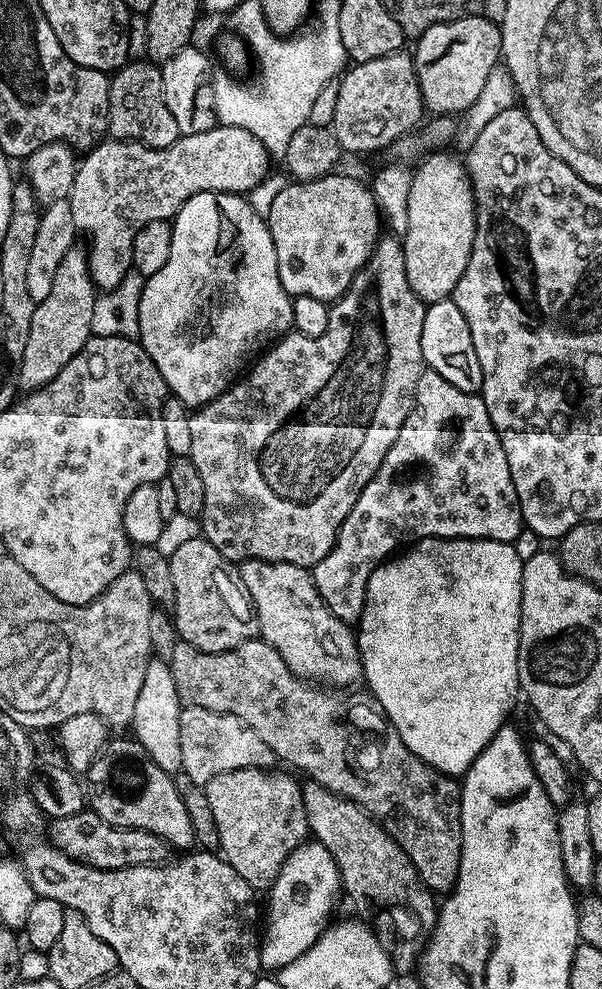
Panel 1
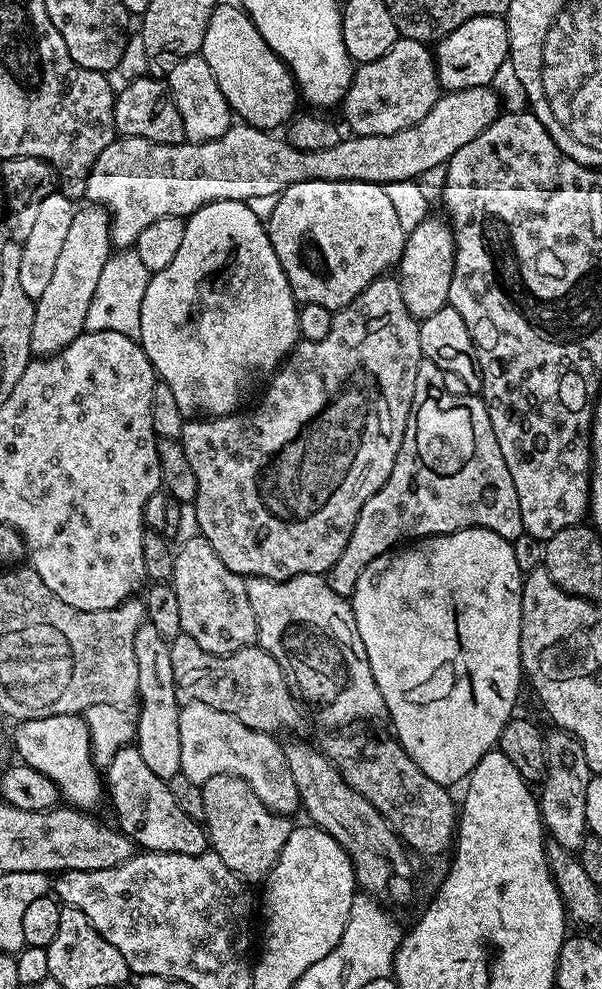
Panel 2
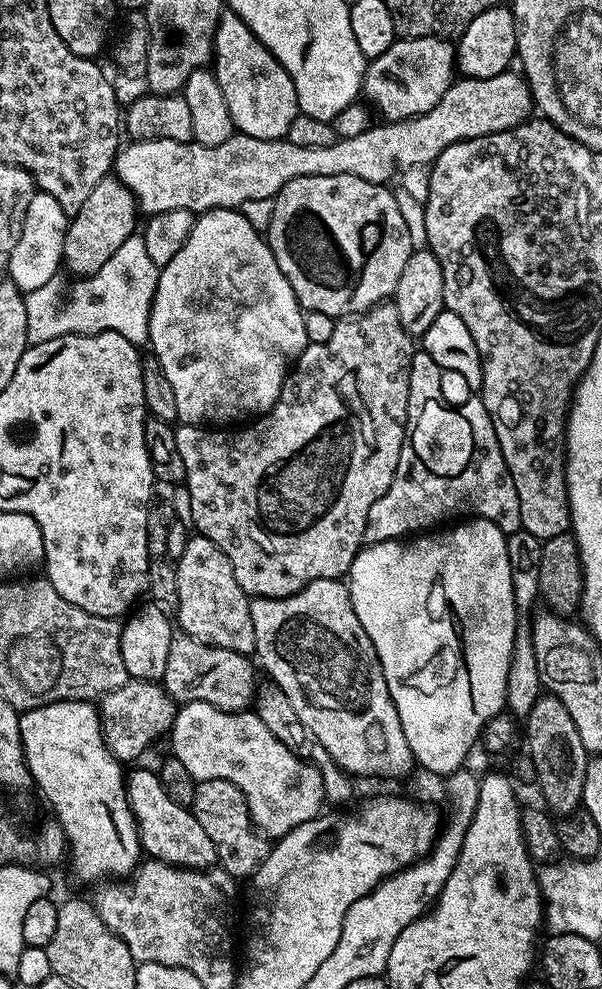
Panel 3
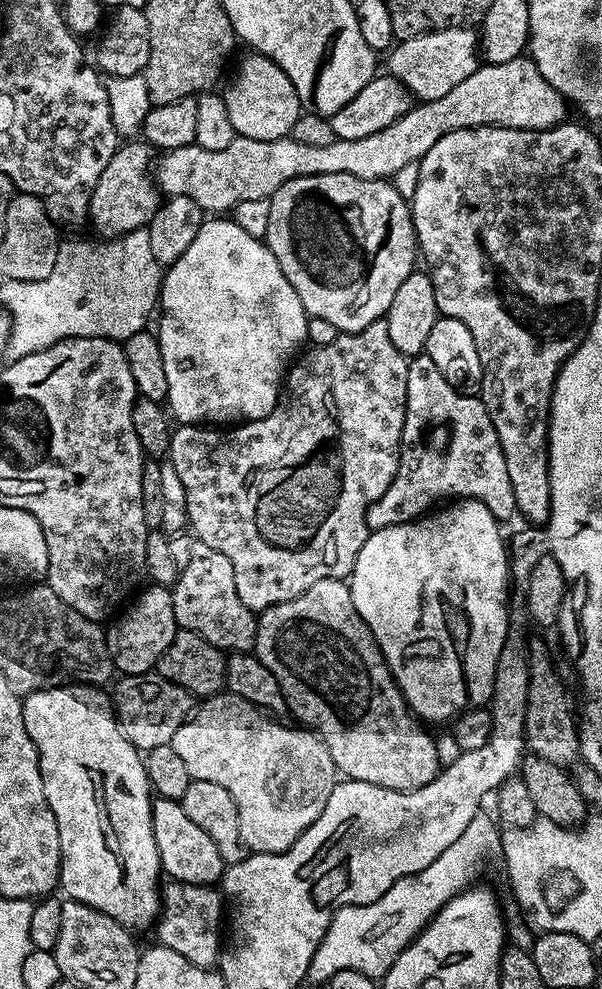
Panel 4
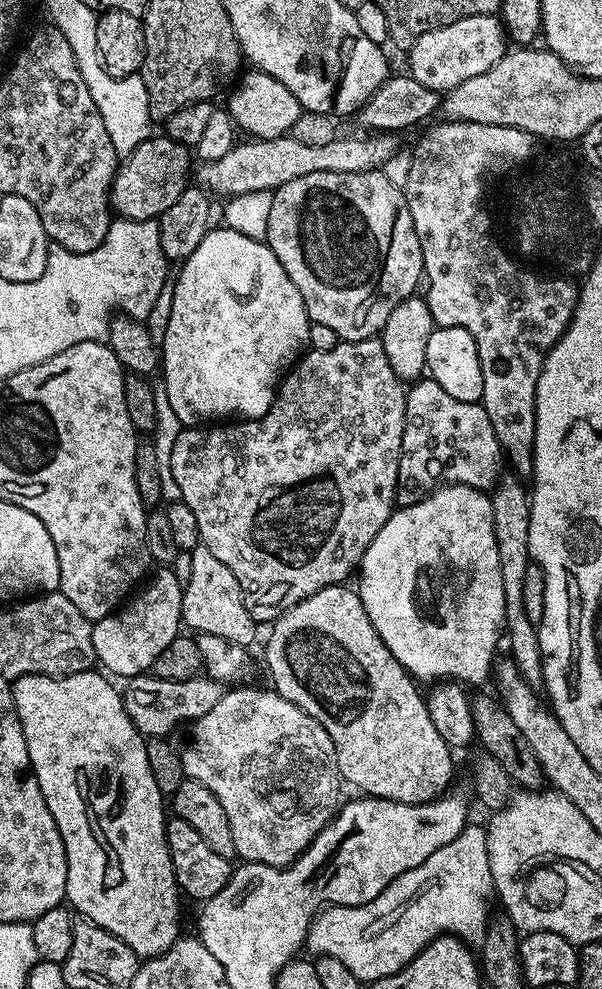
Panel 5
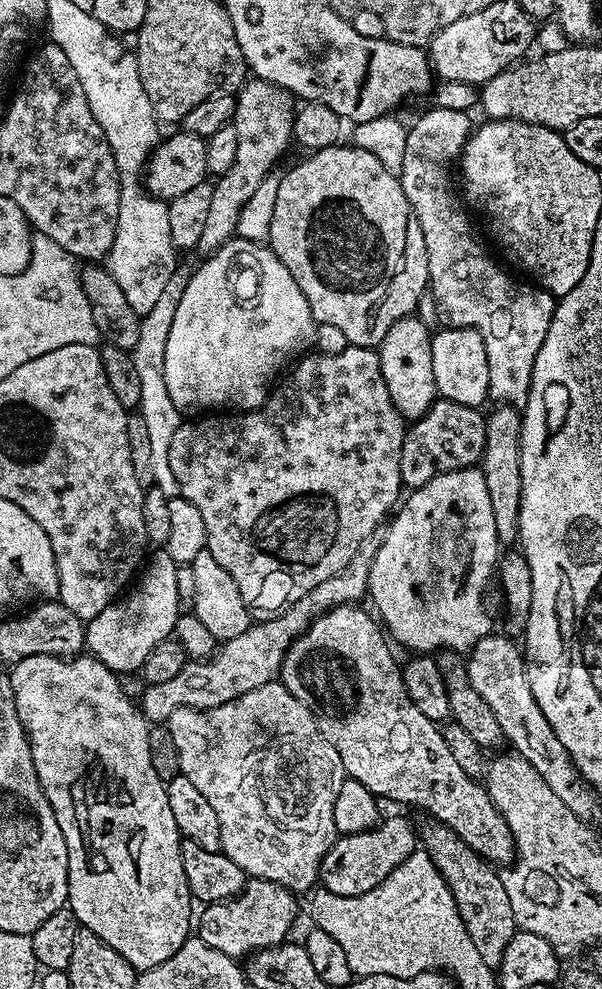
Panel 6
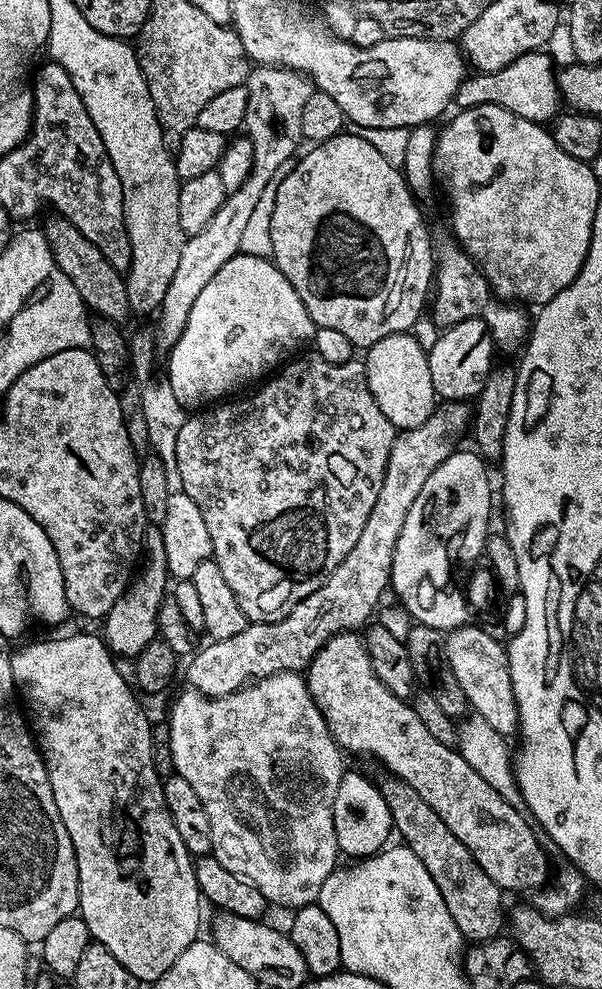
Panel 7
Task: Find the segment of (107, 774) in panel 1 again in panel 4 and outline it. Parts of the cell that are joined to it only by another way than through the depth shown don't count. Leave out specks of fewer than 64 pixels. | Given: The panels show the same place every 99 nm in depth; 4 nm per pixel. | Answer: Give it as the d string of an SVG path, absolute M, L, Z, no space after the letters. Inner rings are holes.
M156 798L152 801L152 826L154 842L158 846L158 858L165 877L181 880L184 884L216 886L223 881L226 856L218 850L214 838L197 826L182 810L180 801Z

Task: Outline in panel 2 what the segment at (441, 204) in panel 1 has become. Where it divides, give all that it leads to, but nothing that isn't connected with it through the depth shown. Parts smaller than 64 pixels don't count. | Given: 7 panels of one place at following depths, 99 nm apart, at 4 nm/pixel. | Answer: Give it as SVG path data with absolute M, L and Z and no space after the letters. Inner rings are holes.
M435 214L429 215L416 230L406 236L404 252L398 265L398 279L402 290L402 302L406 302L406 310L410 310L417 322L449 307L448 295L450 278L454 278L455 253L451 227L443 219L440 221Z

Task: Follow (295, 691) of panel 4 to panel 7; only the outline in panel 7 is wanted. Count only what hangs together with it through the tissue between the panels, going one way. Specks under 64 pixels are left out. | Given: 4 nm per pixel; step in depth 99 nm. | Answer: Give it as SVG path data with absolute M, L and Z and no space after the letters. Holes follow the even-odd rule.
M345 630L328 639L318 650L316 657L308 663L306 679L310 694L322 718L327 722L330 734L341 749L348 754L361 752L364 756L372 755L388 767L385 769L391 775L414 786L414 790L418 790L418 794L422 794L422 798L426 798L428 805L436 811L438 818L442 818L442 822L446 822L446 826L454 830L454 838L458 838L458 842L462 842L462 846L466 846L466 850L474 854L474 862L478 862L478 866L486 870L487 876L494 878L501 890L505 893L531 893L549 883L548 856L540 845L541 837L530 823L529 817L517 805L504 800L502 794L494 790L494 786L489 786L483 780L482 774L478 774L478 770L474 770L474 766L470 766L470 762L466 762L466 758L462 758L456 748L442 746L438 738L433 738L430 730L422 726L418 714L408 700L400 700L390 692L374 672L363 635Z

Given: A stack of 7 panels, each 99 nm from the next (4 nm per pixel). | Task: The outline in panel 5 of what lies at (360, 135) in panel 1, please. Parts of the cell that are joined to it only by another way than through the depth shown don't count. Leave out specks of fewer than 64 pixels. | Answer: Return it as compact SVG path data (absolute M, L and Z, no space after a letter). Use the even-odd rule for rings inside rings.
M499 15L461 18L458 22L450 22L450 26L442 26L438 30L422 34L422 38L412 43L412 47L406 52L407 71L418 82L422 82L423 86L447 94L462 86L462 82L470 82L470 78L486 74L490 66L504 57L505 51L506 29Z

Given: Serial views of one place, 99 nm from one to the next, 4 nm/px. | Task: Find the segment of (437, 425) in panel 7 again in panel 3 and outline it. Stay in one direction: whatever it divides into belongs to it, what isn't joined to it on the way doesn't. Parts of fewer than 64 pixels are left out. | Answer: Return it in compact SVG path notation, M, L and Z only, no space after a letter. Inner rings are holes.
M129 678L118 690L103 693L98 700L100 725L110 754L121 762L136 760L159 736L167 737L172 731L178 711L177 701L164 691L163 683L155 680Z

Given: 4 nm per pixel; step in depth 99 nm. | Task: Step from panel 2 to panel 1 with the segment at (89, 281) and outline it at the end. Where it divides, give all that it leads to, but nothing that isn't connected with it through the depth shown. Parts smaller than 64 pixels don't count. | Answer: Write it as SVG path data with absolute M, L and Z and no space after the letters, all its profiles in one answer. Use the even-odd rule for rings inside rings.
M73 246L62 257L58 270L54 273L54 283L50 286L50 294L38 301L34 310L34 318L30 322L30 334L26 338L26 350L22 350L22 362L18 369L18 384L21 389L31 390L49 384L58 374L62 374L62 366L86 346L88 337L92 335L92 319L98 290L90 278L88 269L88 253L83 247Z

